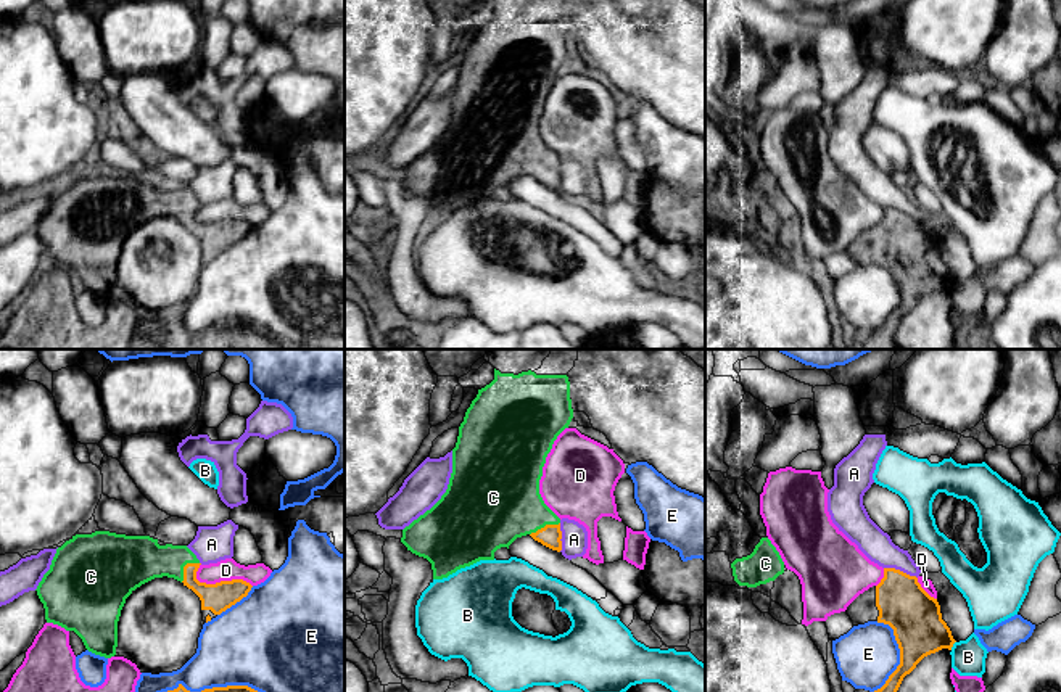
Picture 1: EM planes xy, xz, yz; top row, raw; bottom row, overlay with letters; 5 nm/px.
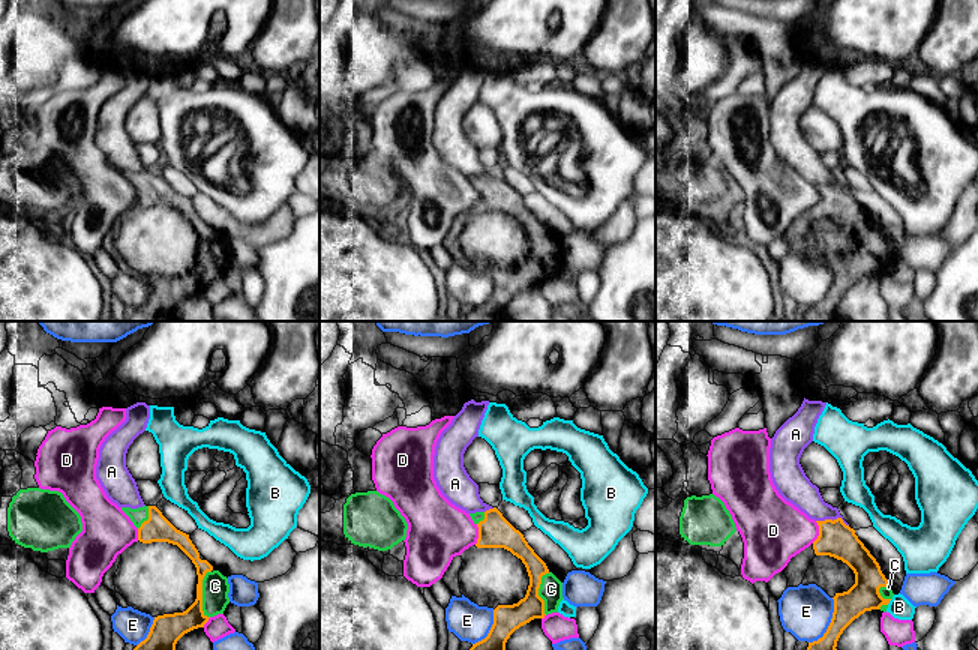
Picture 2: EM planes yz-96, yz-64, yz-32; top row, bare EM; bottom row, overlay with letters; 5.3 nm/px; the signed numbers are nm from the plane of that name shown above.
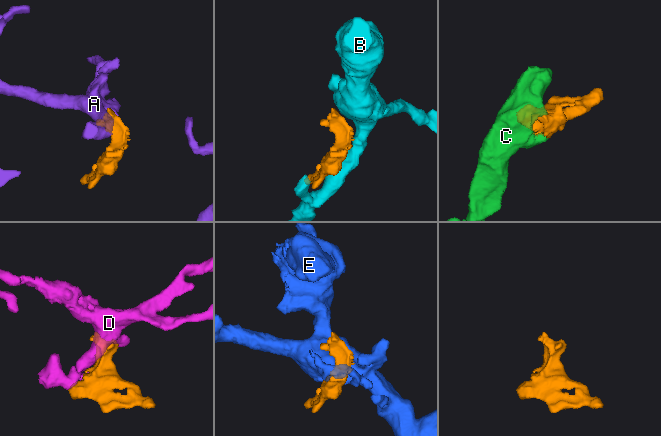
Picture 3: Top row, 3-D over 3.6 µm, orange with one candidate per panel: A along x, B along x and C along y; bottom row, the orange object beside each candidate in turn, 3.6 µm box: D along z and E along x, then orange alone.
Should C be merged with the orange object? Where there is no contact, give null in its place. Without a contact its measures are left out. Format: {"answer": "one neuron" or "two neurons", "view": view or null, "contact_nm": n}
{"answer": "one neuron", "view": "xy", "contact_nm": 140}

